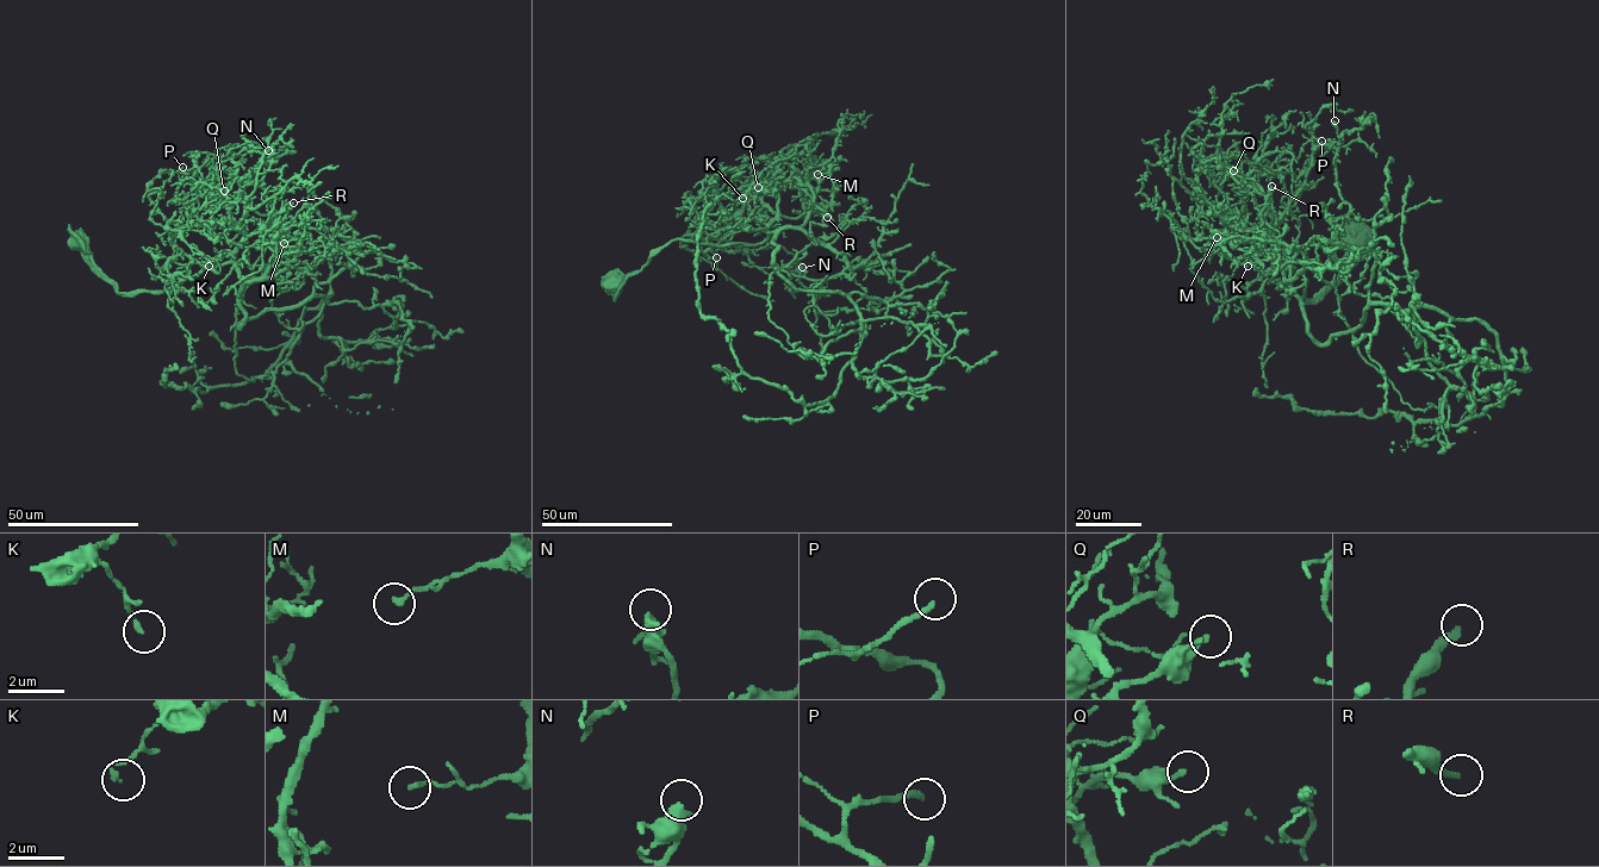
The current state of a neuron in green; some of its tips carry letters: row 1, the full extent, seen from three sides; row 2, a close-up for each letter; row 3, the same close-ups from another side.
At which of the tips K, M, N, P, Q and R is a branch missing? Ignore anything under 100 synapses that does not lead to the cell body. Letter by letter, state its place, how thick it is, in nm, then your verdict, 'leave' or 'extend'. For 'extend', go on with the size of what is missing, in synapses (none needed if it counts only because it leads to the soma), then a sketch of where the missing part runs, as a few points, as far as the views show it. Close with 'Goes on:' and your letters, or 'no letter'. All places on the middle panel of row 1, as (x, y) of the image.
K: place (742, 198); calibre 160 nm; leave
M: place (817, 174); calibre 150 nm; leave
N: place (802, 267); calibre 440 nm; leave
P: place (716, 257); calibre 200 nm; leave
Q: place (758, 187); calibre 160 nm; leave
R: place (827, 217); calibre 240 nm; extend; 110 synapses; course (827, 217), (832, 218), (834, 213), (841, 224), (853, 225), (848, 226)
Goes on: R

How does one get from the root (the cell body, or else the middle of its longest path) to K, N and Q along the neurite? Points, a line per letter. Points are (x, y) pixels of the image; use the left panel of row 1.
K: (300, 303), (265, 309), (246, 318), (240, 328), (244, 310), (234, 254), (221, 253), (209, 266)
N: (300, 303), (265, 309), (240, 328), (247, 282), (313, 267), (329, 244), (247, 201), (244, 187), (268, 150)
Q: (300, 303), (265, 309), (240, 328), (244, 310), (234, 254), (246, 234), (212, 195), (224, 191)

